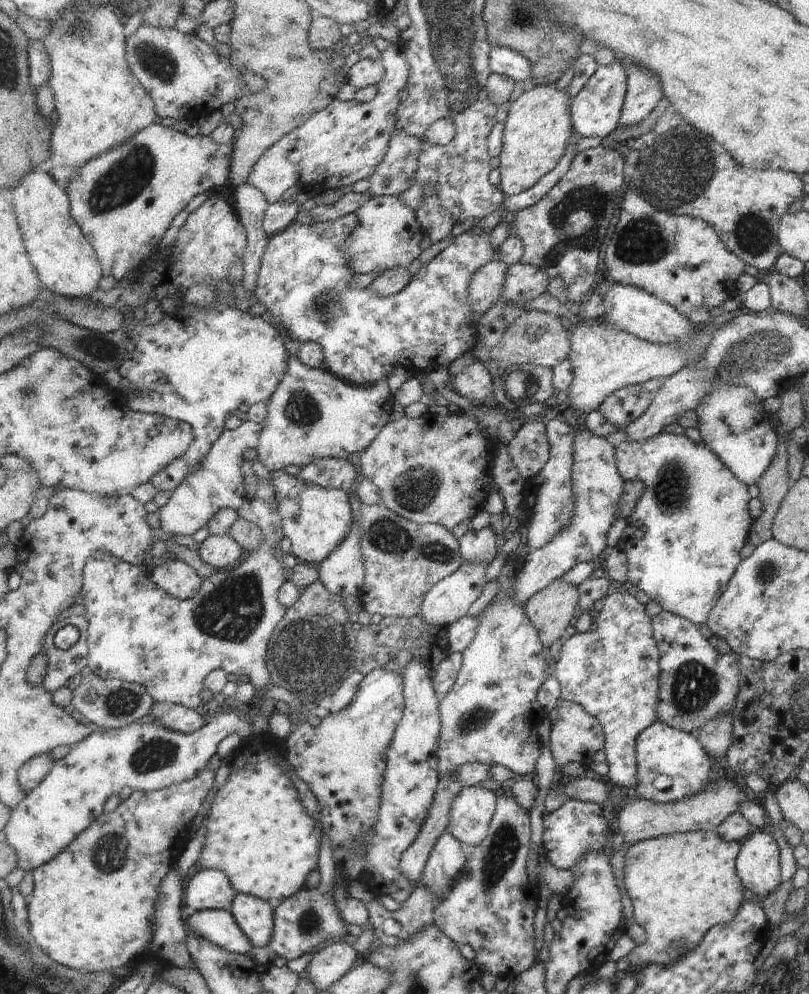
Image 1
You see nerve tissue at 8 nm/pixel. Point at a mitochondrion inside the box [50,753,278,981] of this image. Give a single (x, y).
(110, 853)

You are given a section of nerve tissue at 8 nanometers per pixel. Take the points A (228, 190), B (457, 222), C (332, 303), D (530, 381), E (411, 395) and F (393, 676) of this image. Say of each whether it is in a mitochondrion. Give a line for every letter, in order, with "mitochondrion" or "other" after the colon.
A: other
B: other
C: mitochondrion
D: mitochondrion
E: other
F: other

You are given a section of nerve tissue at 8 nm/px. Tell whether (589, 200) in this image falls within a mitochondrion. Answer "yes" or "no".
yes

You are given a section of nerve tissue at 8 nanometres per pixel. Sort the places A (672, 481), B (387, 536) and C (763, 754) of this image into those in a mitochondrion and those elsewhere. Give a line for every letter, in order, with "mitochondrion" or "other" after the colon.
A: mitochondrion
B: mitochondrion
C: other

